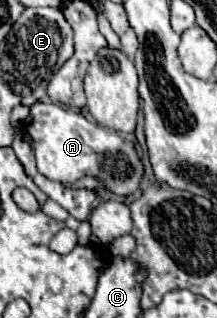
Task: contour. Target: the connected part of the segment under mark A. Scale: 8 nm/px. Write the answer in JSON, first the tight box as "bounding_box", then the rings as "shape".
{"bounding_box":[21,102,145,196],"shape":[[[35,102],[29,118],[21,124],[21,130],[29,134],[31,146],[37,158],[37,170],[55,182],[73,184],[79,178],[93,176],[103,188],[117,196],[133,196],[139,190],[145,168],[135,152],[135,146],[117,132],[109,132],[95,122],[89,122],[79,112],[63,108],[59,104]]]}

